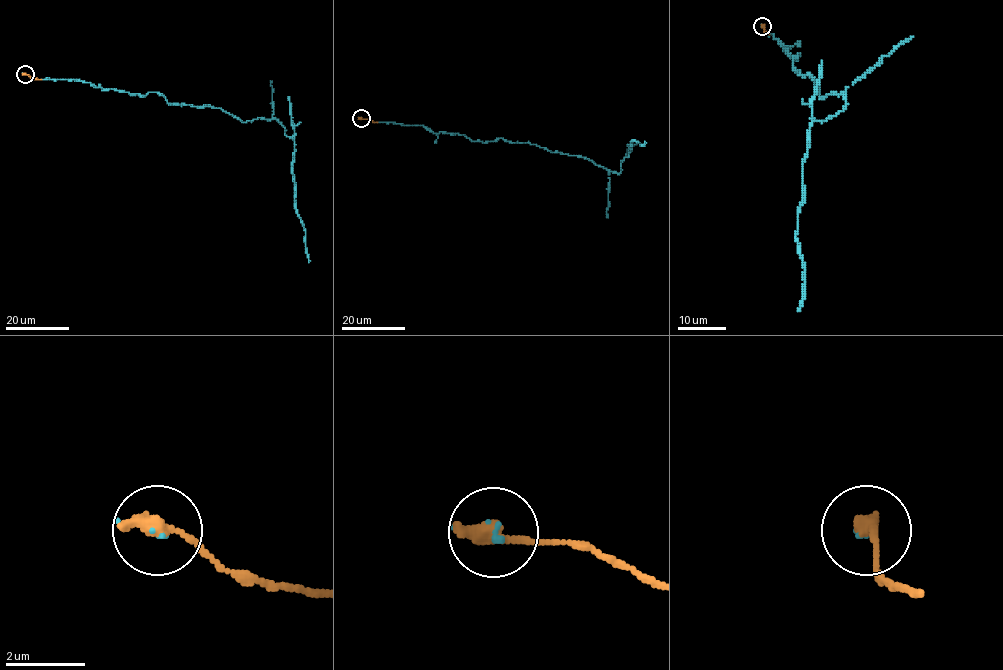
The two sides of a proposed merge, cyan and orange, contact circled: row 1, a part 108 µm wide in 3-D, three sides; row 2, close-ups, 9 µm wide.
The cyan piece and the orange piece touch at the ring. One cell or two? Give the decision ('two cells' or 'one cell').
one cell

